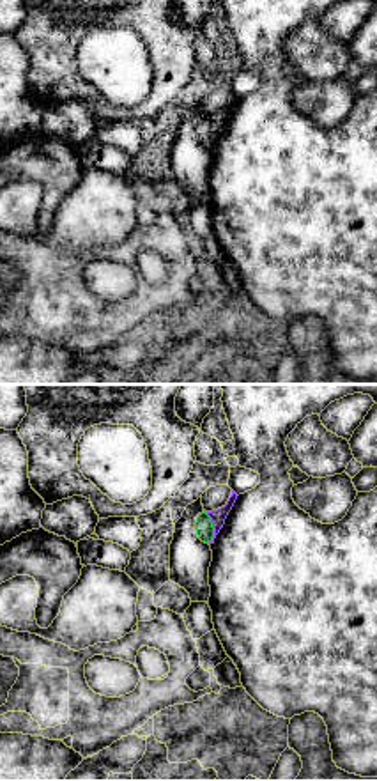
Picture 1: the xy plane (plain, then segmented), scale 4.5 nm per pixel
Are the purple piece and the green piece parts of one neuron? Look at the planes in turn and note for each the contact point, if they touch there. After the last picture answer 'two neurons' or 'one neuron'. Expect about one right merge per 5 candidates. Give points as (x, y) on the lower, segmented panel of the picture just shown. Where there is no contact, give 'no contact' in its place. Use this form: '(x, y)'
(213, 526)

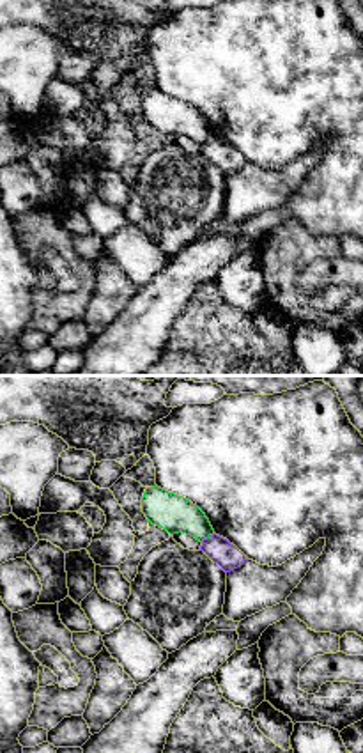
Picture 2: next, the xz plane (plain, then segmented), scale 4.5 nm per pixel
(208, 537)

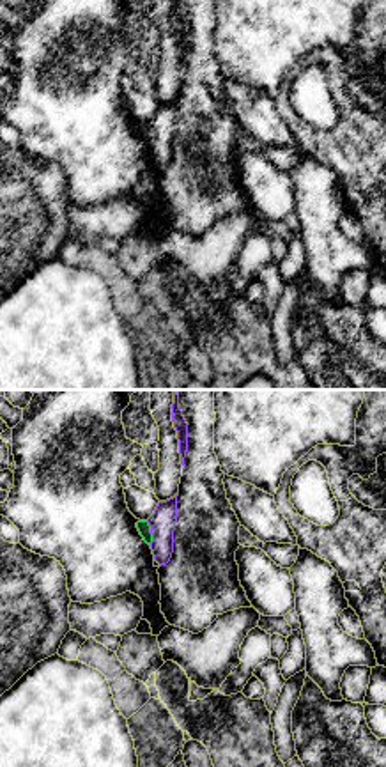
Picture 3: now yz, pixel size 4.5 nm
(151, 532)

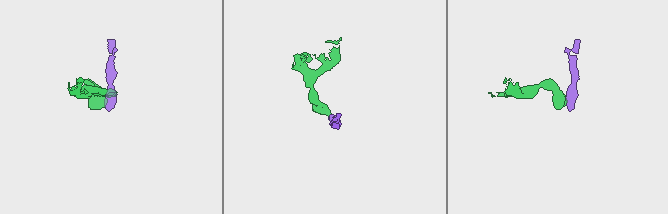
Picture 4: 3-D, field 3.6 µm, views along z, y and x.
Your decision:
two neurons

